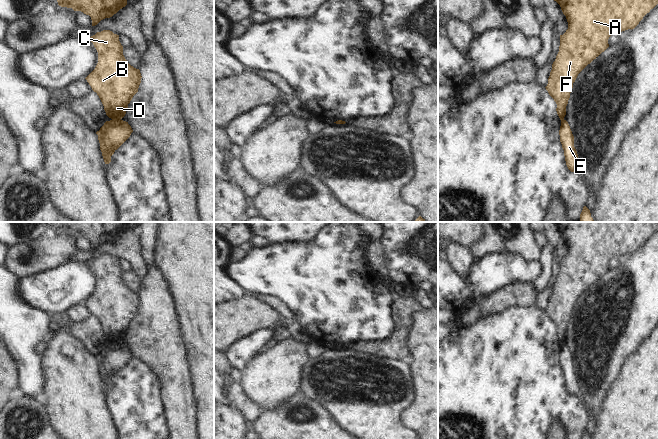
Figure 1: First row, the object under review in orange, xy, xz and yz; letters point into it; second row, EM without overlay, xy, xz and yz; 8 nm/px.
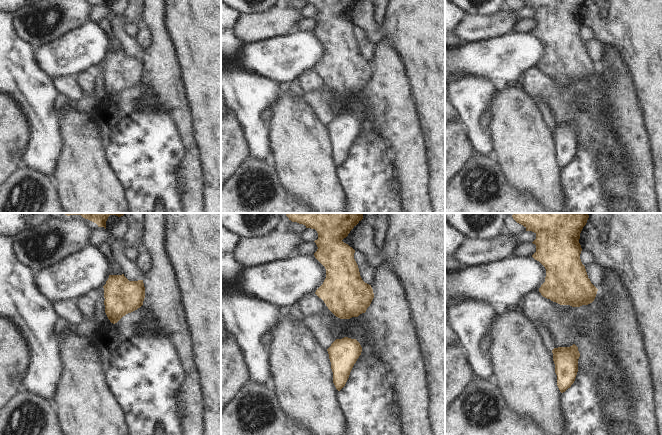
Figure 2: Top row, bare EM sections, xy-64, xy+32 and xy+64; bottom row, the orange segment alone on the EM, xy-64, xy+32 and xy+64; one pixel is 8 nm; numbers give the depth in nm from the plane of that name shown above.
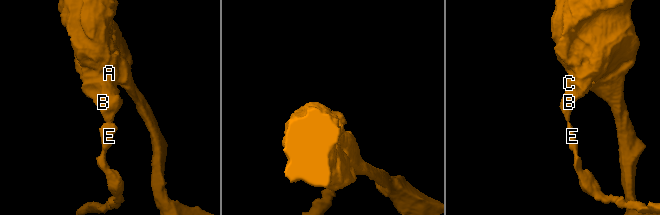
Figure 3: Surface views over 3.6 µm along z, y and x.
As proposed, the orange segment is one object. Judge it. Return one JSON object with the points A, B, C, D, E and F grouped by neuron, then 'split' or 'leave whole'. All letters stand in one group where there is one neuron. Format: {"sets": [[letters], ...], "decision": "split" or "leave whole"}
{"sets": [["A", "B", "C", "D", "F"], ["E"]], "decision": "split"}

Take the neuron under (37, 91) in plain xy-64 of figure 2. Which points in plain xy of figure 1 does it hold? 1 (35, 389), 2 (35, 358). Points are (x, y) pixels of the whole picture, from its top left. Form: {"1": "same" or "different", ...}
{"1": "same", "2": "same"}

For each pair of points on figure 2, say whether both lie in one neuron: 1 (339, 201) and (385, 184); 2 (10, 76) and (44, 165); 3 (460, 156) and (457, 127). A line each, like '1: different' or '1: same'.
1: different
2: same
3: same

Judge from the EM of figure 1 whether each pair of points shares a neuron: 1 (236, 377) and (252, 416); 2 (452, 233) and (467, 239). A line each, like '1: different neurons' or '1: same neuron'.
1: same neuron
2: same neuron

